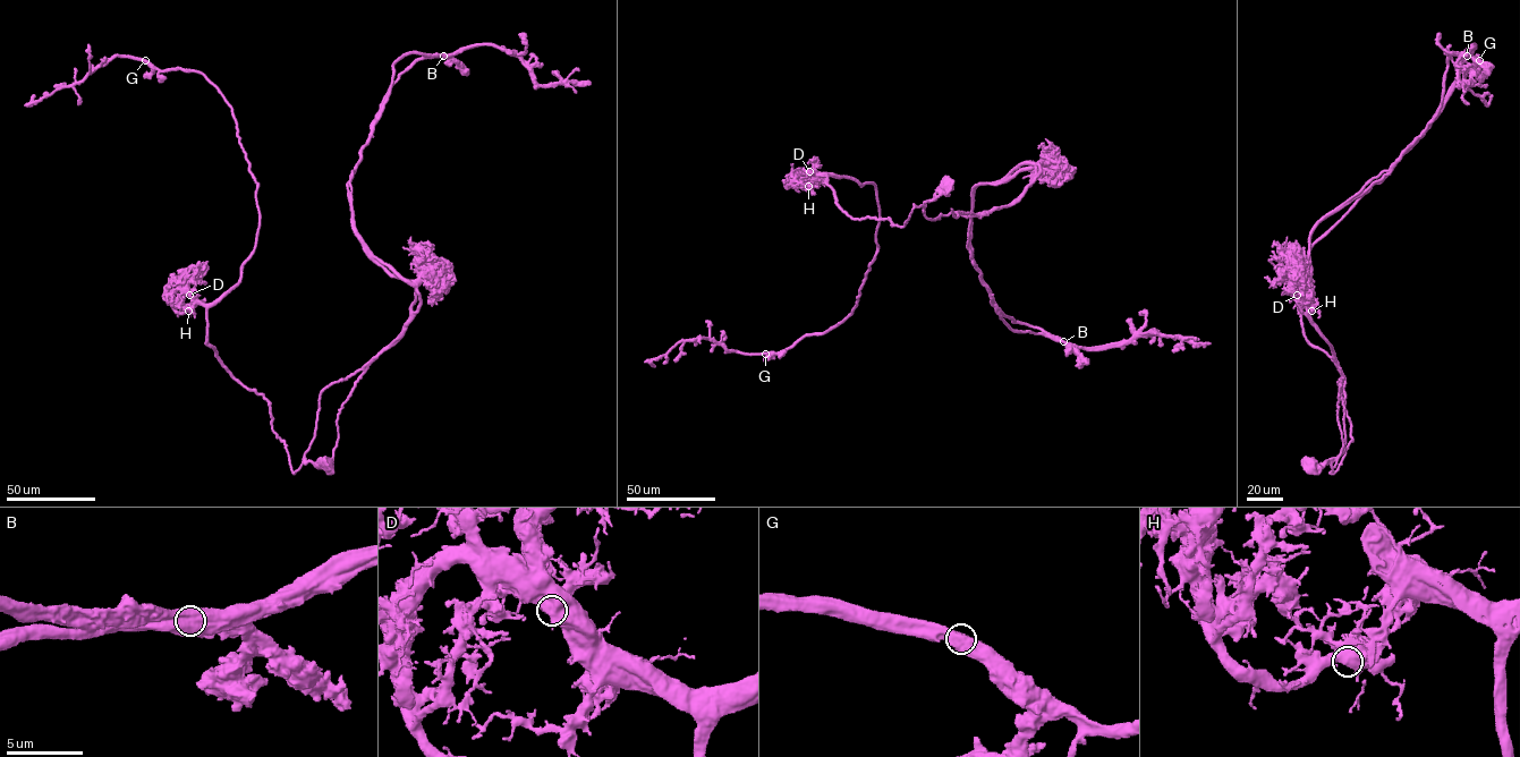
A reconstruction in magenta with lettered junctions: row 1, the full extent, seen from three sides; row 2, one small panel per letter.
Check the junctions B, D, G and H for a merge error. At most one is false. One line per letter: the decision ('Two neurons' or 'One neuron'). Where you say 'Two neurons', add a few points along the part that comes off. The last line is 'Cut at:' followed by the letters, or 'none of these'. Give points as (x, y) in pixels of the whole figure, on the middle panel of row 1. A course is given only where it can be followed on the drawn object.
B: Two neurons. Course of the part to remove: (1063, 341), (1001, 317), (970, 244), (974, 189), (1039, 167), (1011, 204), (977, 215), (951, 209)
D: One neuron
G: One neuron
H: One neuron
Cut at: B

